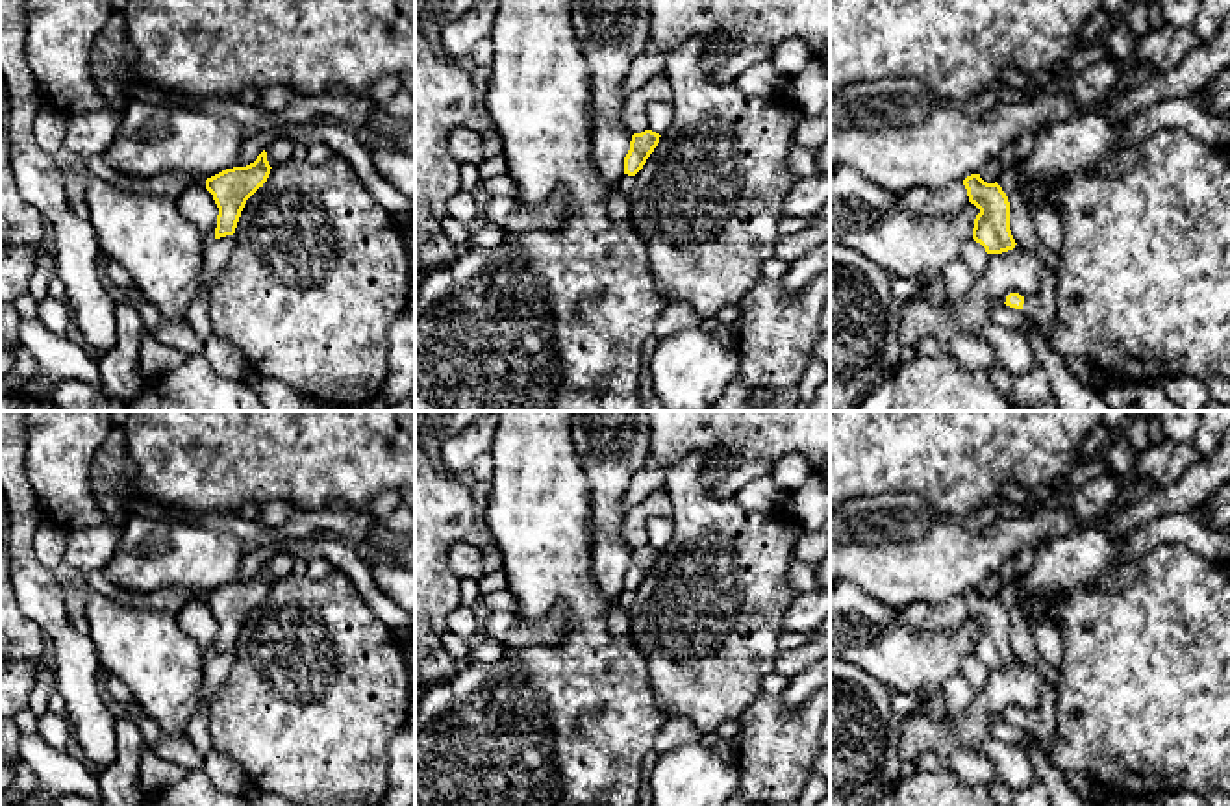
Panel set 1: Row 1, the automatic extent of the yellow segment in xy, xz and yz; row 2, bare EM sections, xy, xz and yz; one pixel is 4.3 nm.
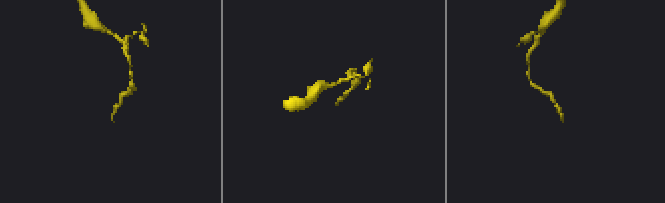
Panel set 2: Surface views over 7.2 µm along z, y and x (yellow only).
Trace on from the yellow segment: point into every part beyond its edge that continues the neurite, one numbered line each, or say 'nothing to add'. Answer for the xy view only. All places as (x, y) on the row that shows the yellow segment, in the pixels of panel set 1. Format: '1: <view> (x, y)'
nothing to add

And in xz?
nothing to add

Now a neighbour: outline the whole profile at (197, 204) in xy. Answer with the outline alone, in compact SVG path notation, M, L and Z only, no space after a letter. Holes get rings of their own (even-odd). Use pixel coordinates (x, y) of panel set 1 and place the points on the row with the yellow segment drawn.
M206 185L187 187L178 198L180 213L193 222L204 241L215 239L219 208Z

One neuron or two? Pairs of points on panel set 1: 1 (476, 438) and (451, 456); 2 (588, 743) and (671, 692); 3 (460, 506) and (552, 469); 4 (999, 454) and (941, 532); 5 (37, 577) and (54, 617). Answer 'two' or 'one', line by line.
1: one
2: two
3: two
4: two
5: one

